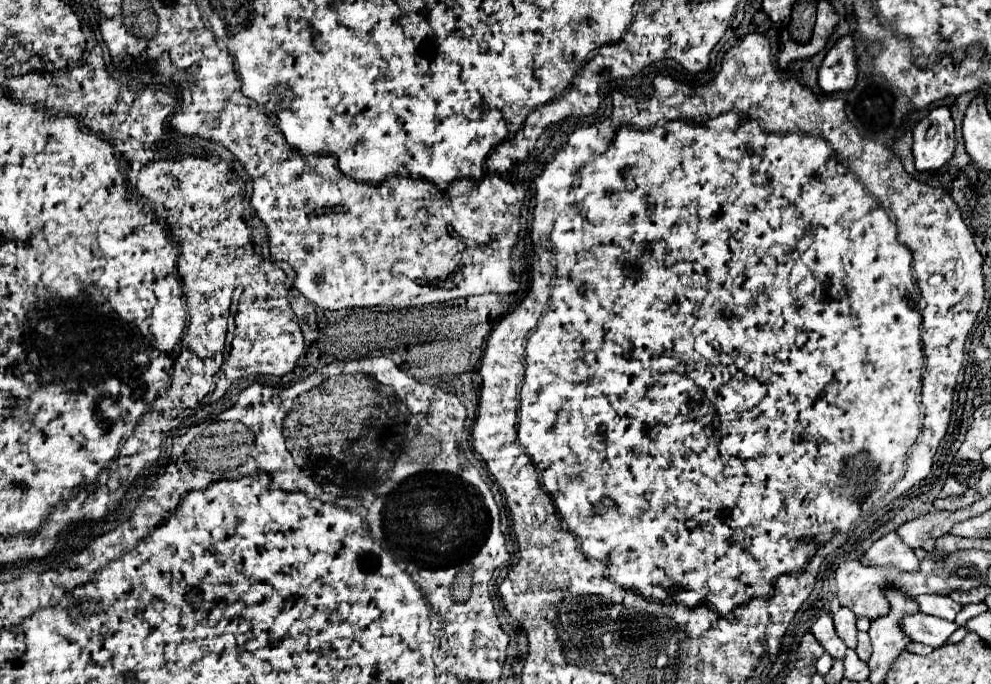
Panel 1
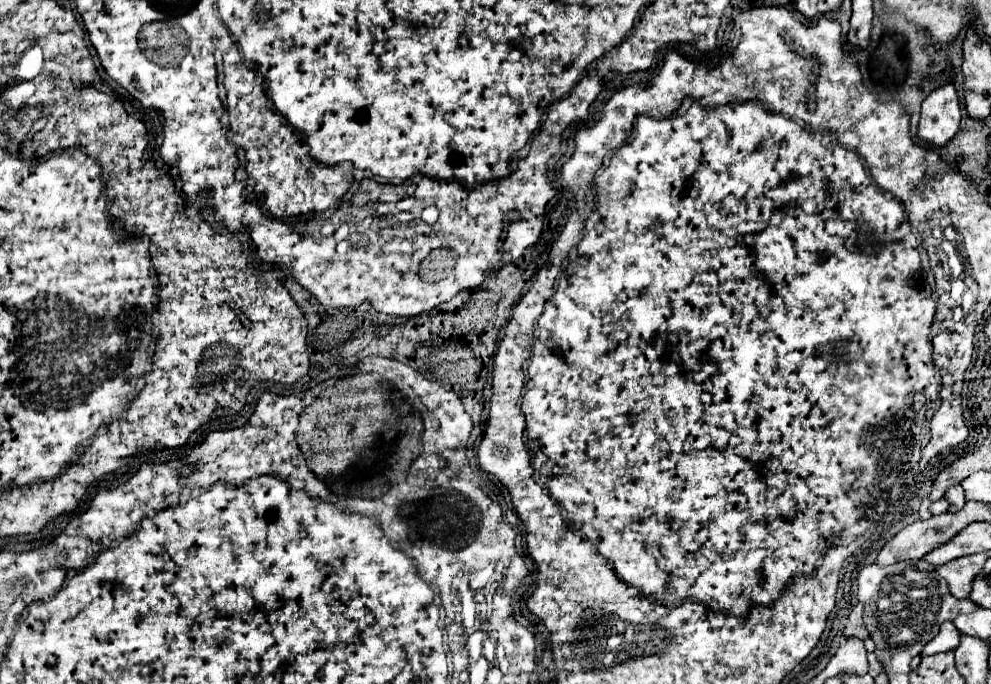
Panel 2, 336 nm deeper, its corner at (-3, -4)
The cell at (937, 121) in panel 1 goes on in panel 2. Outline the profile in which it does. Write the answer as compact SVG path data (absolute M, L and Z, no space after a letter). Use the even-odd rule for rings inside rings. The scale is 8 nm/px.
M952 83L932 91L922 103L920 123L918 123L918 137L936 145L944 147L960 127L960 99Z

